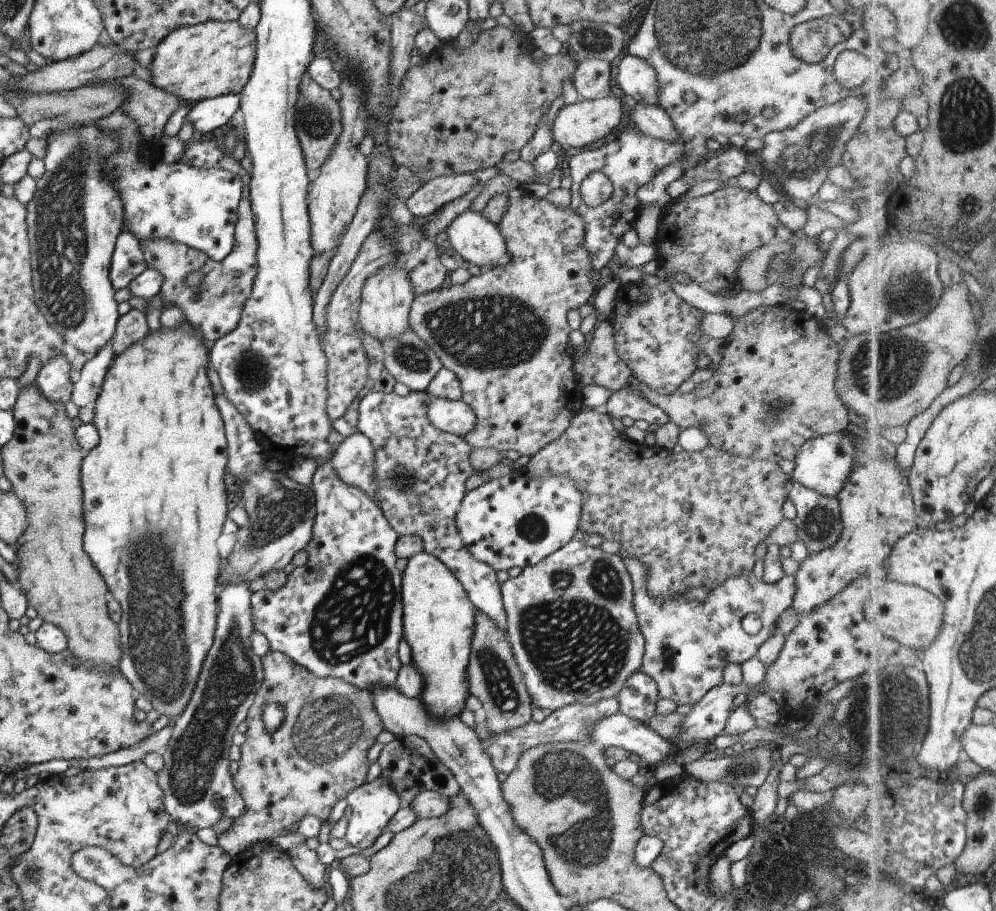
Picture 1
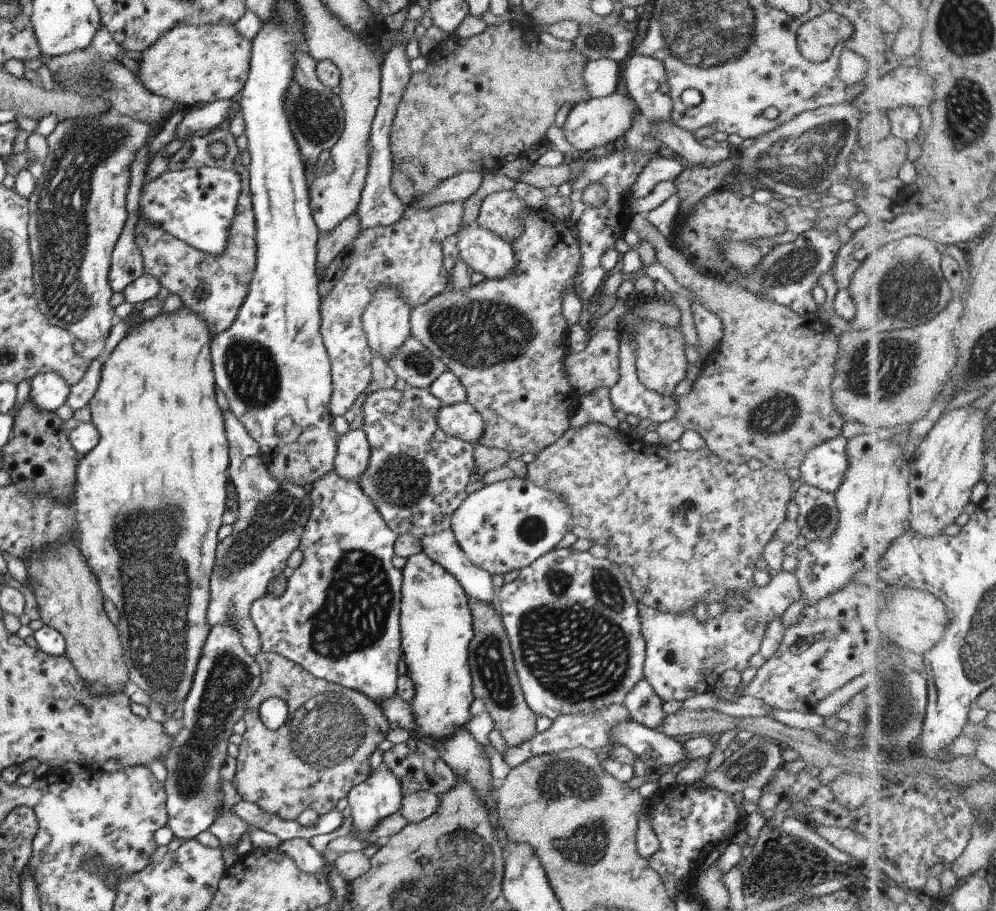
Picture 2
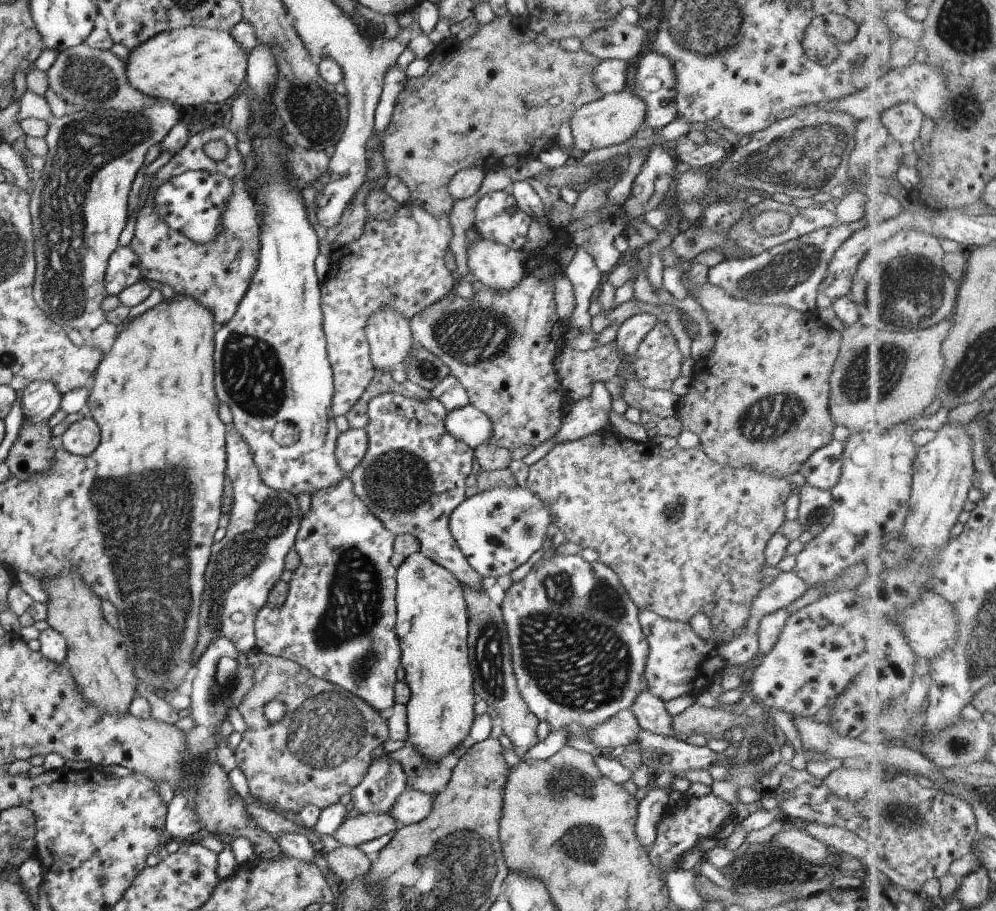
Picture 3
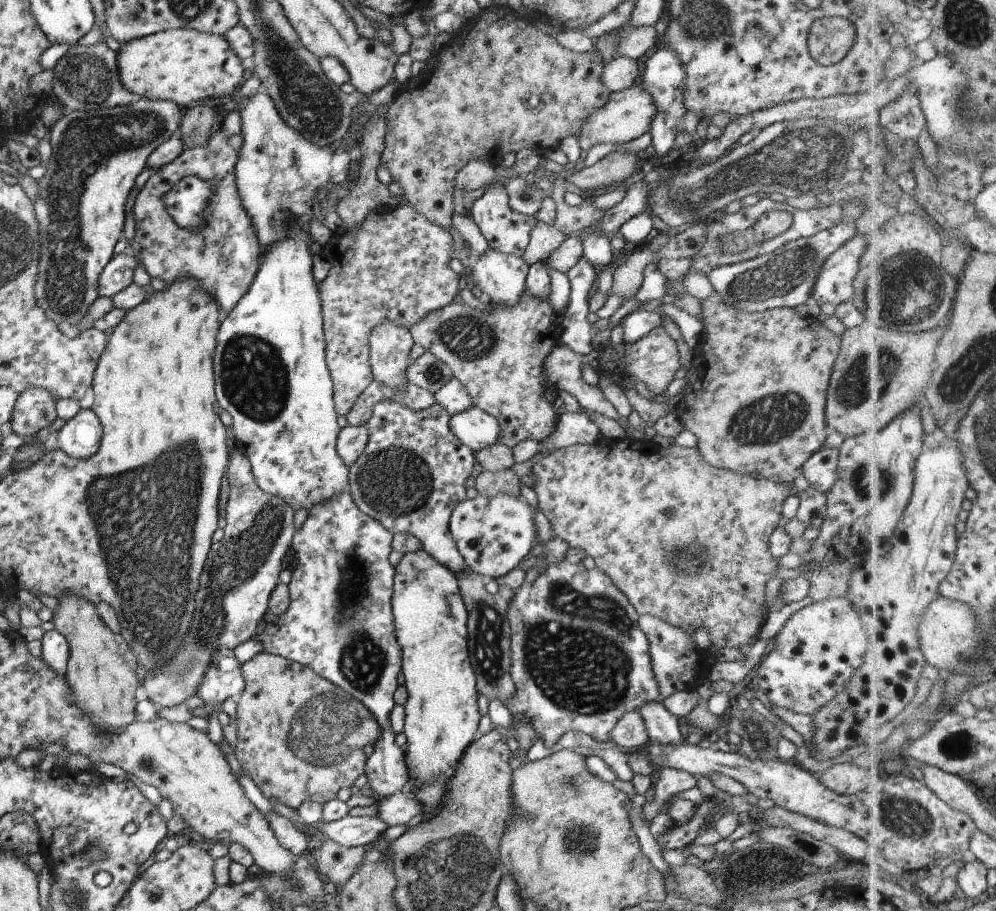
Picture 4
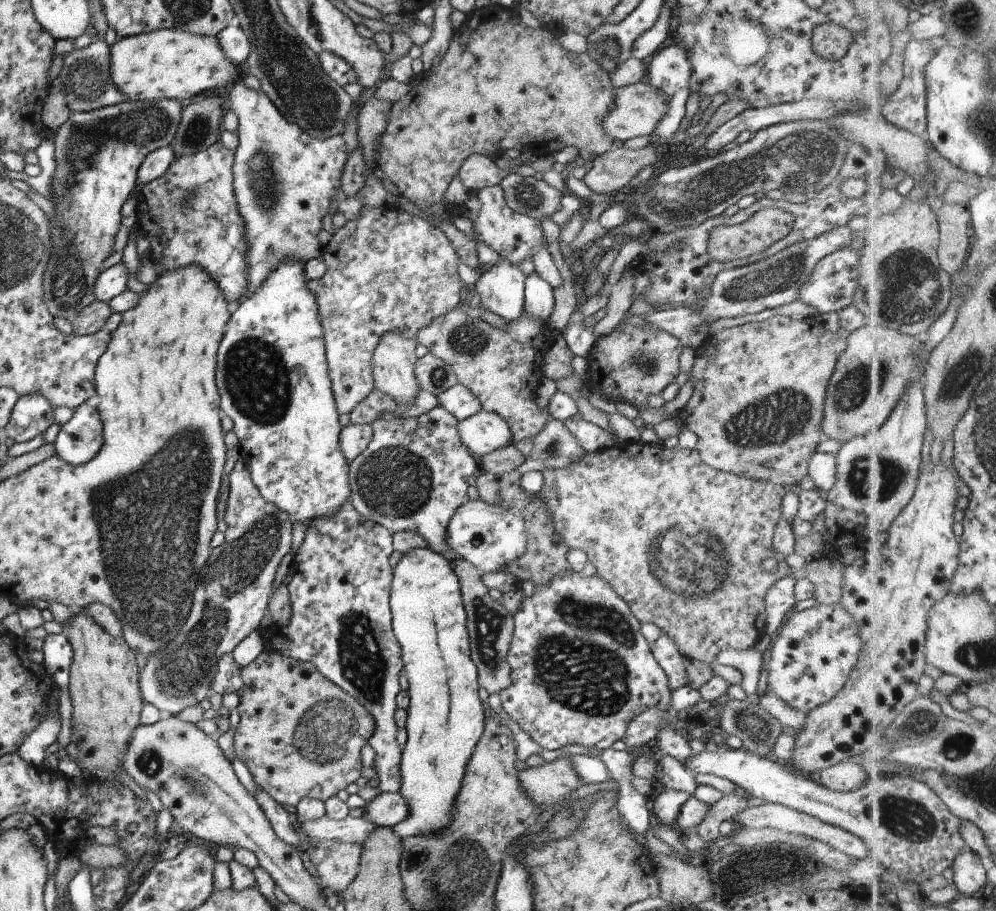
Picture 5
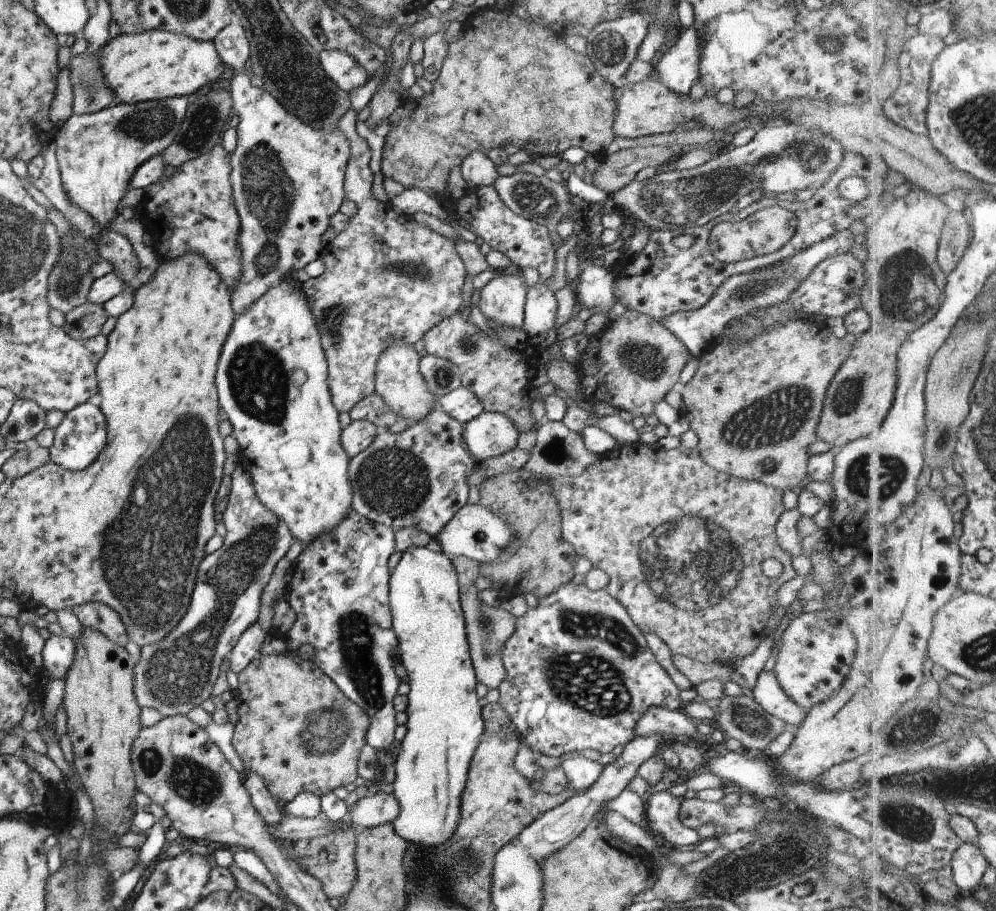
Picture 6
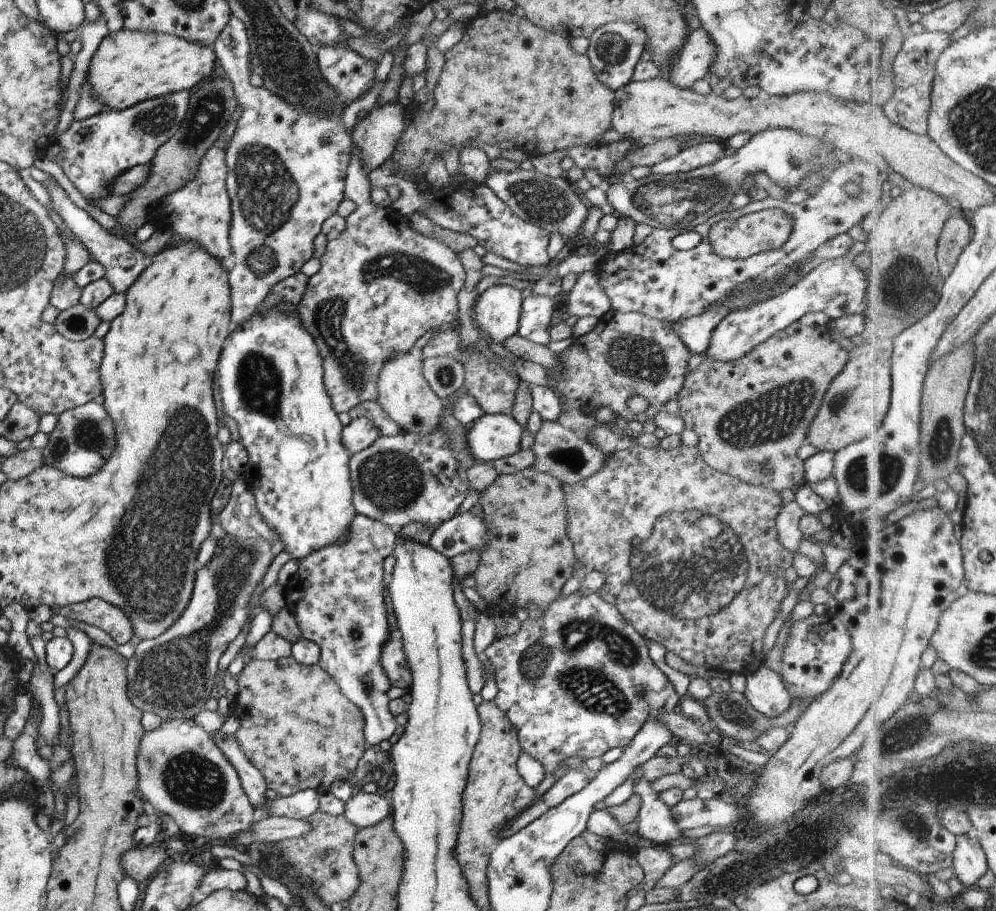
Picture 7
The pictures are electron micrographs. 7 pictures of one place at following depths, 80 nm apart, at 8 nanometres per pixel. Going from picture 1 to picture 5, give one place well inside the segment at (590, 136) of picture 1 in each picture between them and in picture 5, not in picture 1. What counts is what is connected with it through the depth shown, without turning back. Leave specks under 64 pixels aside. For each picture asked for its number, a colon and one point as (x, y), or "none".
2: (599, 121)
3: (614, 118)
4: (626, 115)
5: (638, 107)

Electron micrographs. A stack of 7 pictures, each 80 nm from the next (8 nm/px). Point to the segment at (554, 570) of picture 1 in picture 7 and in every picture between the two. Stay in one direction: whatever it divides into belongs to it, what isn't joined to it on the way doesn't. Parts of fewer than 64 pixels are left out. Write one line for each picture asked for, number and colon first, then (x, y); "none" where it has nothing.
2: (571, 621)
3: (578, 655)
4: (578, 661)
5: (580, 670)
6: (578, 674)
7: (578, 681)

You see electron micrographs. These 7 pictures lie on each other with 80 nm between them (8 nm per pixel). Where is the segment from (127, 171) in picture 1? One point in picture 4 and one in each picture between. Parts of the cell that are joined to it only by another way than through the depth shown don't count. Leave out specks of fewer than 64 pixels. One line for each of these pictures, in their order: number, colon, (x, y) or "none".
2: (196, 206)
3: (191, 203)
4: (185, 201)

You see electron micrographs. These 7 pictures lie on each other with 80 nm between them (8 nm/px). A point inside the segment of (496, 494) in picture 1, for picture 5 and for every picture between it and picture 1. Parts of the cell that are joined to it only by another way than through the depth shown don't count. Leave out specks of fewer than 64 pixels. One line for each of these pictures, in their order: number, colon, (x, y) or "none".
2: (504, 526)
3: (498, 530)
4: (492, 534)
5: (488, 537)

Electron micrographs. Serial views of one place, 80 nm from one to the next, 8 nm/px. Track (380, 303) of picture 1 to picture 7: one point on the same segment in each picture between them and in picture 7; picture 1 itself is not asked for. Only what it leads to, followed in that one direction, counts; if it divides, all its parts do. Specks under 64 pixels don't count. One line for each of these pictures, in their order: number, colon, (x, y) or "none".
2: (385, 321)
3: (388, 335)
4: (389, 344)
5: (393, 359)
6: (397, 381)
7: (403, 393)

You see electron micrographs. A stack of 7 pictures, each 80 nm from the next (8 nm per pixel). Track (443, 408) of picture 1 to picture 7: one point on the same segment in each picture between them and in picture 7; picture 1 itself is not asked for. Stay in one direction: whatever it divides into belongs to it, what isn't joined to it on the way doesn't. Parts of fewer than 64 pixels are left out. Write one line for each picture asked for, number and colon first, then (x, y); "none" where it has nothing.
2: (462, 421)
3: (467, 424)
4: (474, 428)
5: (481, 433)
6: (489, 434)
7: (493, 436)

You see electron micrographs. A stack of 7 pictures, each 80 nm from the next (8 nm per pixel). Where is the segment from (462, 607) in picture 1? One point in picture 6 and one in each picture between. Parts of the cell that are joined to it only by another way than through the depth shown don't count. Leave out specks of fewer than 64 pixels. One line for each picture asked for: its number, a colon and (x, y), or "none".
2: (435, 626)
3: (432, 621)
4: (440, 712)
5: (445, 718)
6: (443, 726)

